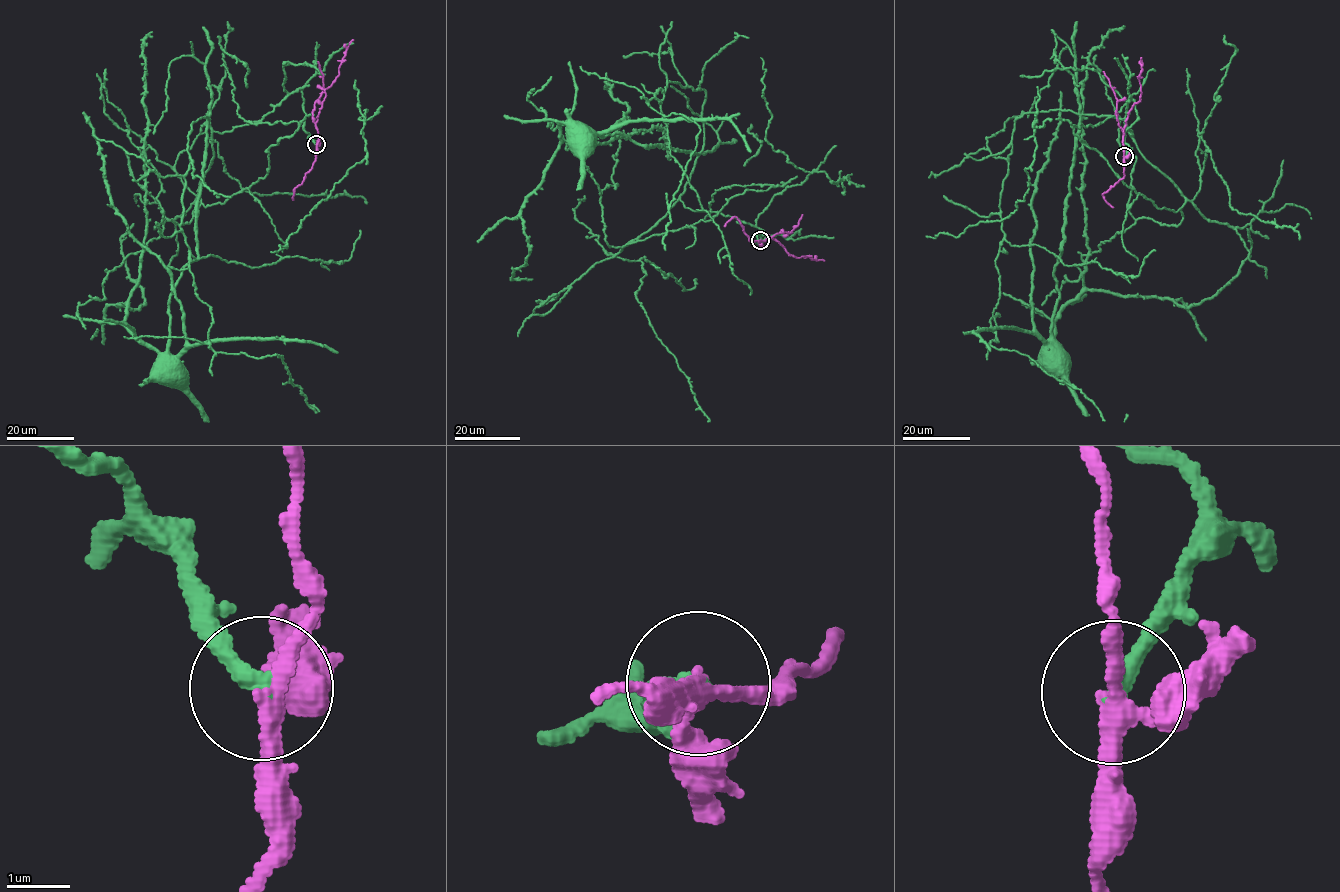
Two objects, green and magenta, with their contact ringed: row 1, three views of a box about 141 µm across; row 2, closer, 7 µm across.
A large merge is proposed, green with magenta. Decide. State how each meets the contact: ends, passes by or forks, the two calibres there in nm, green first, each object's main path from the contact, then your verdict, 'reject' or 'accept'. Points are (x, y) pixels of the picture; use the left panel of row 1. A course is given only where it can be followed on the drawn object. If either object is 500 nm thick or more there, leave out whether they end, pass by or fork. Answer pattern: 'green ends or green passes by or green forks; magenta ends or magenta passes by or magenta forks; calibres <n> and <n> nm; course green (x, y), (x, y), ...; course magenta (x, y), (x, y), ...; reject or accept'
green ends; magenta forks; calibres 240 and 240 nm; course green (316, 144), (304, 130), (301, 88), (230, 131), (207, 118), (198, 256), (170, 297), (165, 367); course magenta (317, 144), (314, 104), (336, 77), (347, 48), (353, 39); reject

